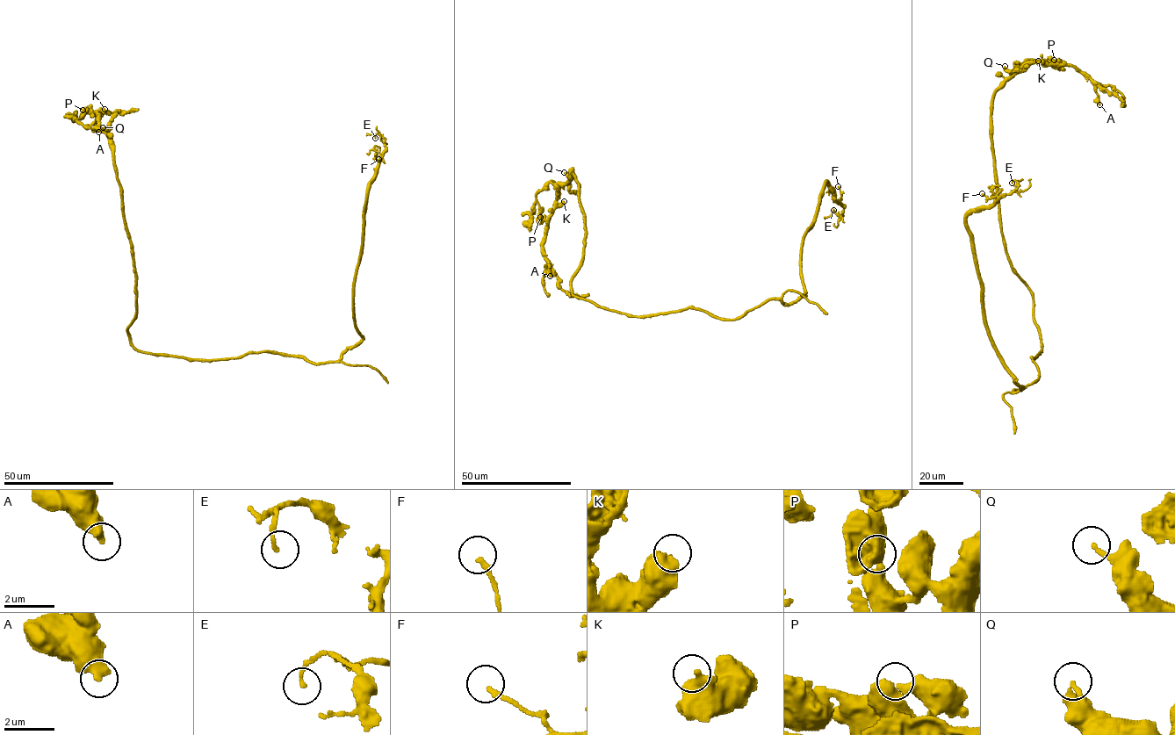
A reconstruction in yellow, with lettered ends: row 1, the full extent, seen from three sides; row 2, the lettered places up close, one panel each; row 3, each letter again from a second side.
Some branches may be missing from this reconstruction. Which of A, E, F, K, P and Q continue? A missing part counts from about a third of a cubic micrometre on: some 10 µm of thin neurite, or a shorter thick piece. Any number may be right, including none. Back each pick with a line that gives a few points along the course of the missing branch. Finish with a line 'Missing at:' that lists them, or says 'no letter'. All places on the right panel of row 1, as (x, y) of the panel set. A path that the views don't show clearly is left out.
Missing at: no letter

